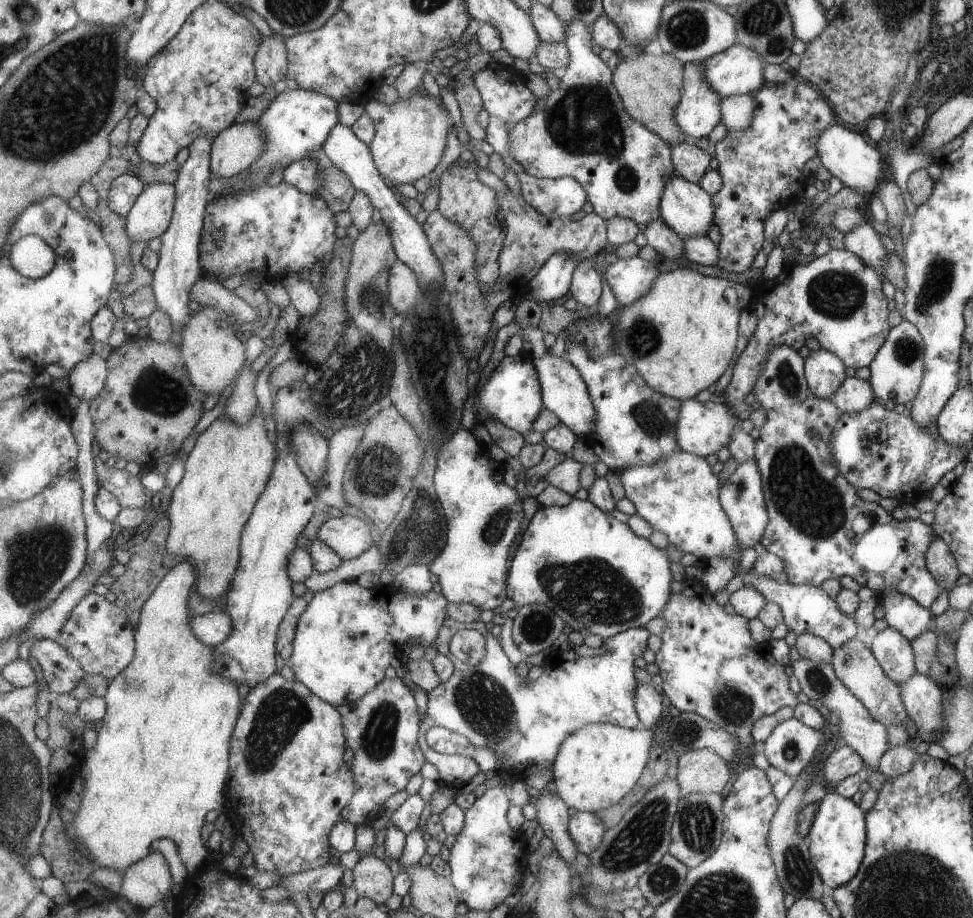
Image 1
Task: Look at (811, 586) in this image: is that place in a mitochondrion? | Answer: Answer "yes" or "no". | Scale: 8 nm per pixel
no

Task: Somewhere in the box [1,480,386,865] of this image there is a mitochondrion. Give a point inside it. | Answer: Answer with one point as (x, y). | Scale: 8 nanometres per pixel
(35, 559)

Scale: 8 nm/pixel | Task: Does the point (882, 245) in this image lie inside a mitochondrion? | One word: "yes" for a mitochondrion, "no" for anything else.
no

